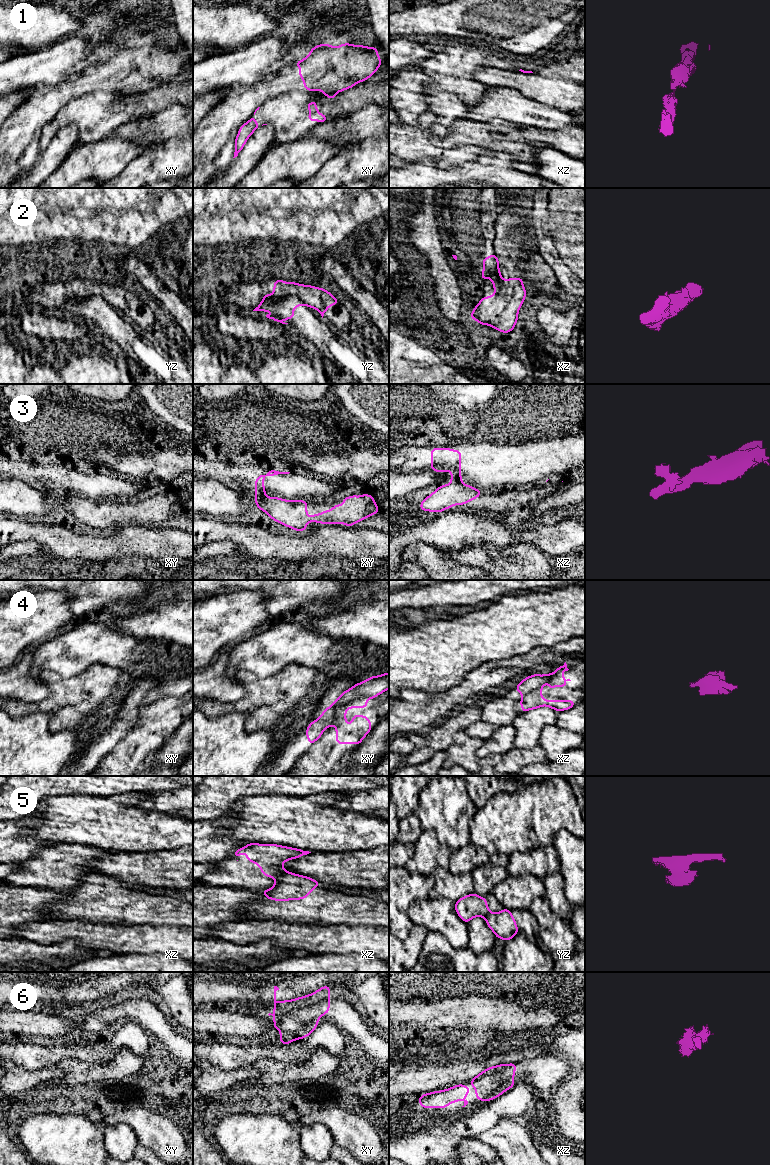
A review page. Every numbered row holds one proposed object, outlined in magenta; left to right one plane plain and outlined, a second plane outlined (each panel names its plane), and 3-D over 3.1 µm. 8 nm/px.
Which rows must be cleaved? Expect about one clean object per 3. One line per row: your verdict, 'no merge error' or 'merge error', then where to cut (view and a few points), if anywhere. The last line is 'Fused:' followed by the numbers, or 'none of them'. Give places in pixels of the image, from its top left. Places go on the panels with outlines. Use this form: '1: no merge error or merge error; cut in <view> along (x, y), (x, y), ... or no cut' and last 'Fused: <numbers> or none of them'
1: merge error; cut in xy along (330, 92), (325, 94)
2: merge error; cut in yz along (272, 295), (276, 297), (296, 297), (305, 304)
3: merge error; cut in xy along (265, 494), (263, 497), (255, 496)
4: merge error; cut in xy along (374, 696), (360, 696), (341, 705), (330, 724)
5: merge error; cut in xz along (286, 871), (275, 878)
6: no merge error; no cut
Fused: 1, 2, 3, 4, 5

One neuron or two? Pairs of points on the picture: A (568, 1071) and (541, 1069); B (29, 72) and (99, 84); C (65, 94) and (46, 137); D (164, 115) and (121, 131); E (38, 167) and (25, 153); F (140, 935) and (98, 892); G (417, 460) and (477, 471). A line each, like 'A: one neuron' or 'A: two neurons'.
A: one neuron
B: two neurons
C: two neurons
D: one neuron
E: two neurons
F: two neurons
G: one neuron

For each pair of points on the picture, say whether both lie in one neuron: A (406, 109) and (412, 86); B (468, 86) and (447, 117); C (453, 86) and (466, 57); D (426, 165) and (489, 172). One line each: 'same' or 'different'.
A: same
B: different
C: same
D: same

